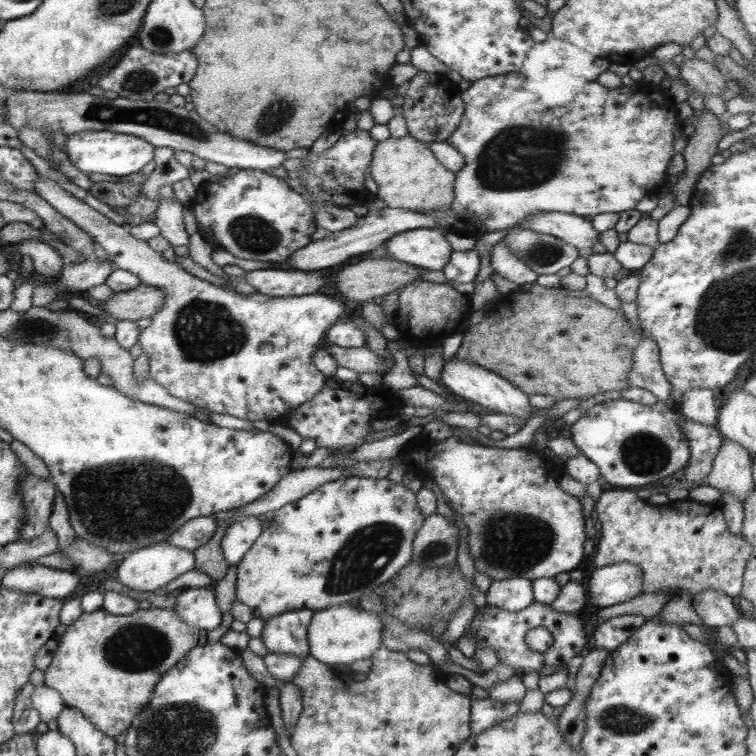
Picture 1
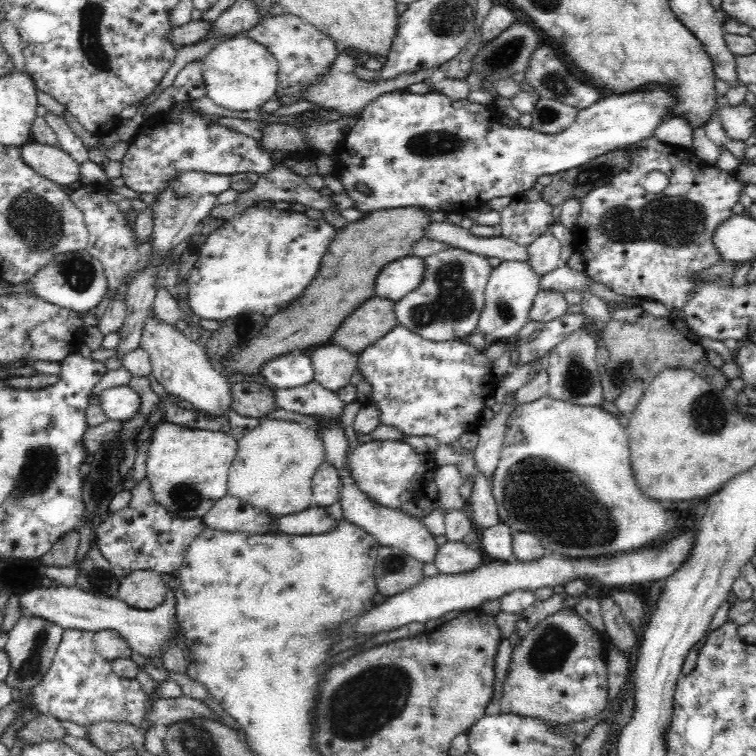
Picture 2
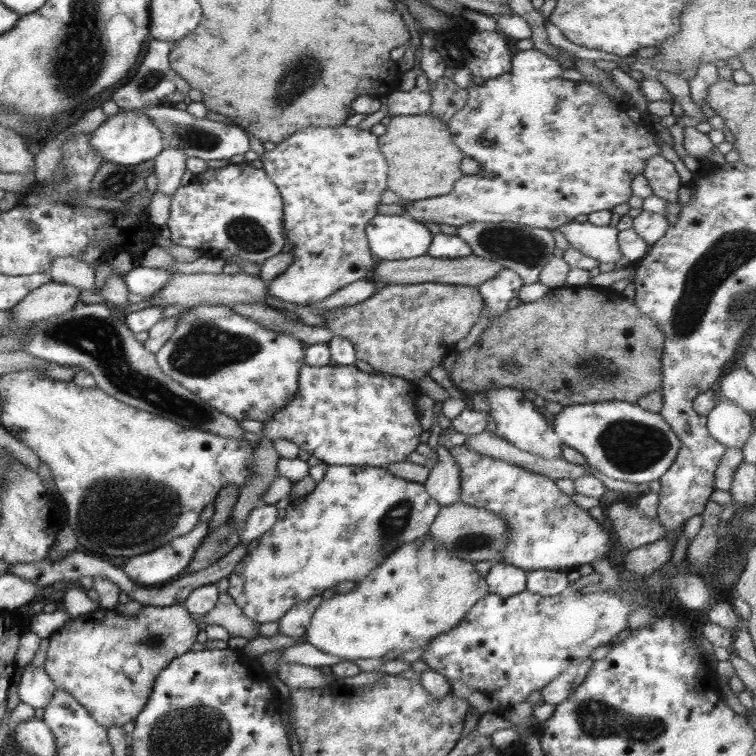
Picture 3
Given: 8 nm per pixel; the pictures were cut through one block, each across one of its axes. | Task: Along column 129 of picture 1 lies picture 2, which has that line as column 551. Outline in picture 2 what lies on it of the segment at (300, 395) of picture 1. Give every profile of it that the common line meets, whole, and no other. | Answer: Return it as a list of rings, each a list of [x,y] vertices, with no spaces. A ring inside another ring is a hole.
[[[550,231],[527,244],[528,262],[534,273],[542,278],[556,271],[561,266],[560,247],[562,244],[556,240]]]

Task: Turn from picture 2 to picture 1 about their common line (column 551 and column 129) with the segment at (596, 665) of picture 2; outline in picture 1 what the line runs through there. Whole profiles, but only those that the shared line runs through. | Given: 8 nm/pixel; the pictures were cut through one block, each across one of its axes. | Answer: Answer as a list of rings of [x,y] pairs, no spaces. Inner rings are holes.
[[[150,606],[147,610],[136,609],[129,615],[111,615],[104,612],[102,609],[91,613],[82,612],[79,618],[77,618],[77,620],[68,627],[68,630],[65,630],[65,633],[57,640],[58,648],[52,655],[49,666],[47,666],[47,669],[43,672],[44,686],[56,690],[60,694],[65,706],[79,710],[79,712],[91,722],[99,732],[102,732],[102,734],[105,734],[114,740],[121,732],[123,732],[123,730],[128,729],[133,717],[135,717],[136,714],[139,714],[149,702],[151,693],[153,692],[156,683],[161,679],[161,676],[165,674],[167,670],[170,670],[175,666],[175,662],[177,662],[179,658],[183,658],[183,655],[197,646],[198,636],[199,629],[182,622],[174,610],[167,608],[161,609]]]

